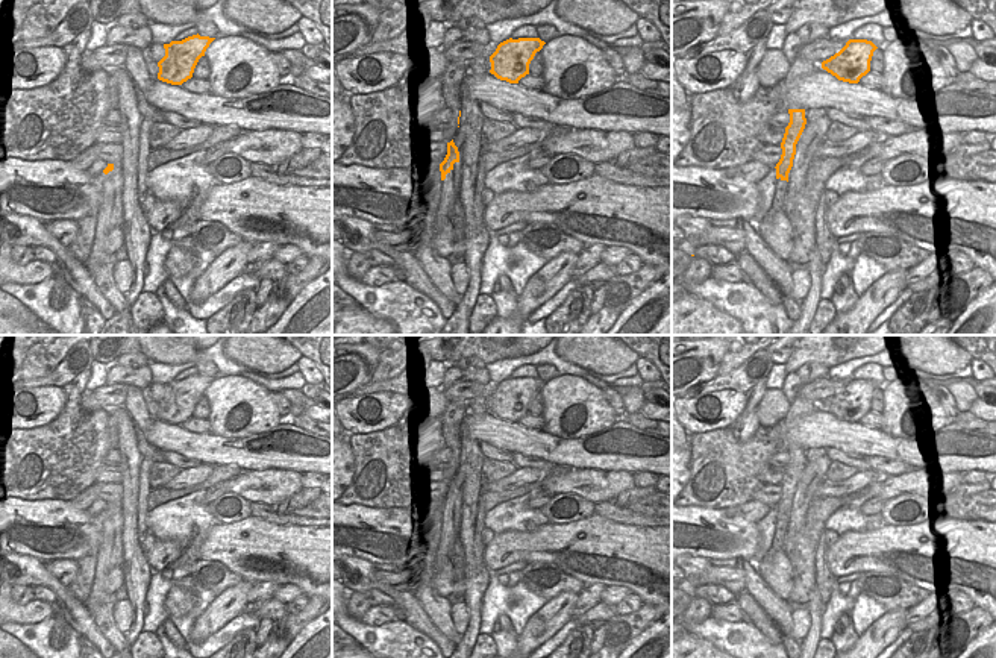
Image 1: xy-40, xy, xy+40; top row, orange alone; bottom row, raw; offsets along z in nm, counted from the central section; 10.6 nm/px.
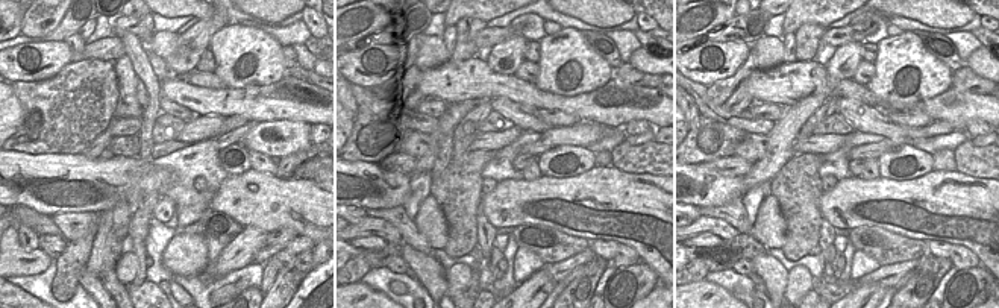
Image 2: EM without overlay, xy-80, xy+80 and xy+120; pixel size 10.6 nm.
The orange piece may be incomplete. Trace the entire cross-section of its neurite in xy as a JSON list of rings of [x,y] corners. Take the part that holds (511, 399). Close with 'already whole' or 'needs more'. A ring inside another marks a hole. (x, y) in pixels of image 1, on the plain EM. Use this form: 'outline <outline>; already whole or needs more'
outline [[[509,378],[500,382],[490,396],[490,412],[500,420],[518,423],[521,417],[529,414],[529,403],[544,384],[540,378]]]; already whole

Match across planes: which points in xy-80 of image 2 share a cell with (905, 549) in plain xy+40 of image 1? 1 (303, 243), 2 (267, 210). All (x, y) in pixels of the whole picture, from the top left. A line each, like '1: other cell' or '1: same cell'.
1: other cell
2: same cell

